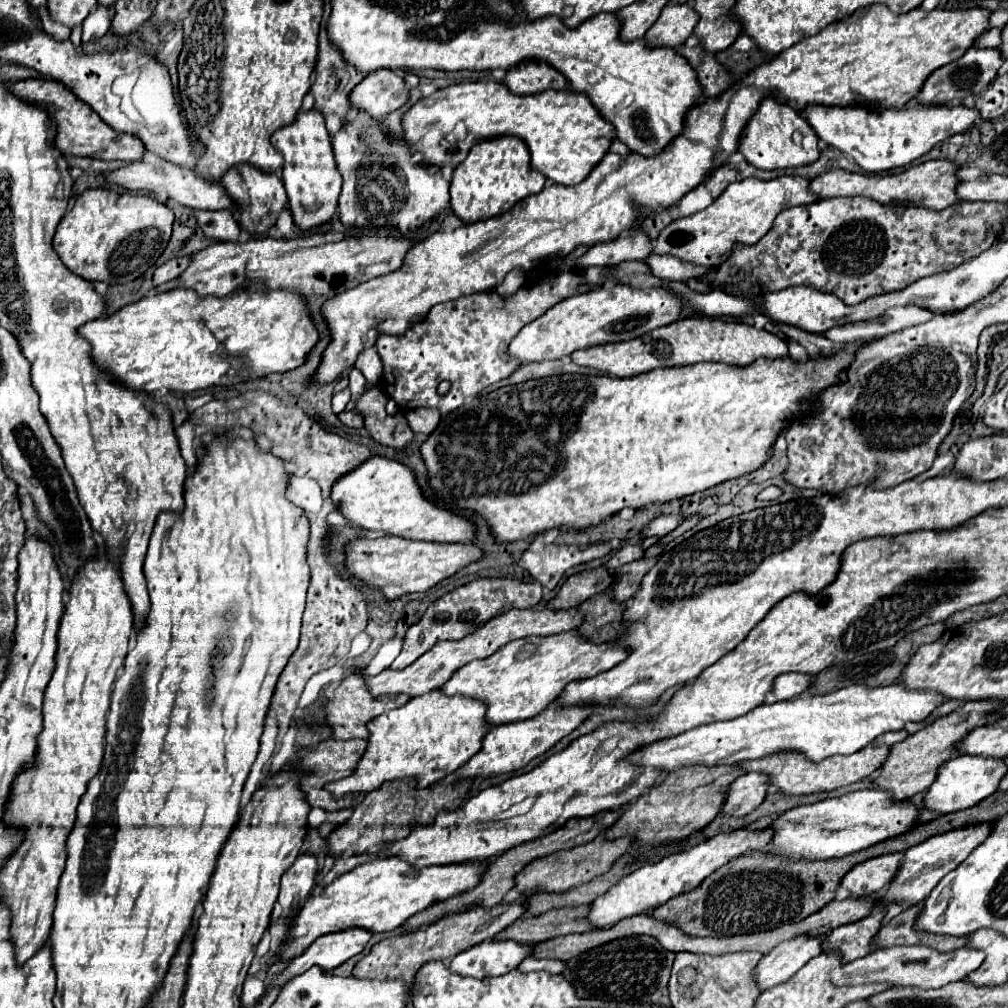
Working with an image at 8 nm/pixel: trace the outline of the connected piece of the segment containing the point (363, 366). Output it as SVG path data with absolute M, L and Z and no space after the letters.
M371 348L371 350L365 350L365 352L359 356L355 368L359 368L359 370L363 372L363 376L367 378L367 382L373 384L373 386L377 386L379 376L383 374L383 366L381 366L379 354L377 354L377 350L373 350L373 348Z

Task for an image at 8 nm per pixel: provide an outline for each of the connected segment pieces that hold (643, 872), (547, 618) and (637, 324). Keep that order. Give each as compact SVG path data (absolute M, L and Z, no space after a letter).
M737 830L731 834L717 834L717 836L693 846L691 850L671 854L657 864L649 864L649 866L643 866L643 868L631 872L627 878L619 880L619 884L609 888L603 896L593 900L587 918L591 920L593 926L607 926L607 924L617 924L619 920L635 916L635 914L651 912L653 908L665 904L669 898L691 892L711 872L715 872L717 868L721 868L729 860L741 856L743 852L763 850L763 844L767 844L769 840L771 840L769 830L759 830L759 832L757 830Z
M545 608L511 610L511 612L505 612L505 614L499 614L497 618L491 618L487 624L483 624L483 628L479 628L479 632L473 632L471 636L465 636L463 640L435 644L429 652L425 652L419 660L415 660L415 664L411 664L403 670L385 668L383 672L379 672L375 676L365 676L363 670L359 668L357 676L361 676L365 680L367 688L371 688L373 696L381 696L381 694L421 696L421 694L427 694L427 692L439 688L457 668L469 664L471 660L491 656L497 648L501 648L503 644L507 644L511 640L519 640L519 638L527 638L527 636L561 634L561 632L567 632L567 630L575 630L581 622L583 622L583 616L577 610L545 610Z
M625 284L601 286L561 300L543 316L527 324L511 340L509 356L517 358L521 364L531 364L543 360L559 360L563 356L571 356L575 350L589 346L627 342L645 336L659 326L675 322L681 316L681 308L683 304L677 300L677 296L671 296L671 292L663 288L633 290Z

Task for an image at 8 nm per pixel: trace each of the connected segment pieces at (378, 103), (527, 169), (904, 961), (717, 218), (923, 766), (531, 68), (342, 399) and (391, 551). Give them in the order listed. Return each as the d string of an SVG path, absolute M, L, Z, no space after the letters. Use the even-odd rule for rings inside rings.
M377 70L367 74L349 94L349 104L355 110L367 112L373 120L381 120L395 108L407 102L407 88L401 76L393 70Z
M501 136L475 144L469 156L455 168L451 180L451 210L455 216L473 224L509 212L521 198L539 194L545 186L545 176L529 166L529 150L517 136Z
M891 946L891 948L879 948L871 954L847 962L839 966L835 972L831 972L829 980L835 986L859 986L859 984L873 984L883 982L891 986L911 986L911 988L941 988L945 984L965 980L967 974L977 970L985 960L985 954L981 950L973 948L959 948L949 954L941 954L927 946Z
M781 176L767 182L757 178L745 178L741 182L733 182L705 210L695 212L687 218L673 220L669 226L665 226L659 238L655 240L651 254L659 256L669 254L683 262L715 268L729 258L729 252L735 242L755 244L761 236L765 236L773 226L775 216L781 210L815 202L817 198L807 190L807 186L809 180L801 176Z
M997 700L967 702L961 710L951 712L943 718L937 718L929 726L925 726L923 730L911 734L907 740L893 744L891 752L887 756L887 762L883 762L881 768L877 770L877 776L873 780L873 788L891 792L895 802L903 802L905 798L911 798L911 796L927 790L931 786L931 782L935 780L935 770L945 760L949 760L951 754L955 752L955 744L973 728L987 724L987 718L995 712L995 708L997 708Z
M521 62L505 76L513 94L541 94L543 90L567 90L567 78L545 62Z
M347 388L341 390L341 392L337 392L337 394L333 396L333 412L335 412L335 414L343 412L345 406L347 406L347 402L349 402L349 398L351 398L351 394L349 394Z
M395 536L385 538L357 538L345 546L345 568L363 584L379 590L387 600L411 592L425 592L447 576L453 576L469 562L479 560L481 550L473 544L441 544L415 542Z

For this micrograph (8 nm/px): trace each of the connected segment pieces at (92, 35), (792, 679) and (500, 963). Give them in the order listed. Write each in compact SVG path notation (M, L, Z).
M97 6L83 22L83 44L89 44L93 40L101 40L109 32L109 24L111 24L109 8Z
M787 672L787 674L775 678L775 684L773 684L771 692L777 700L789 700L789 698L795 698L795 696L803 694L807 690L809 682L811 682L809 674Z
M515 940L505 942L481 942L471 946L469 950L457 954L449 970L461 976L471 978L489 978L489 976L501 976L517 968L519 960L527 958L533 950L533 944L519 944Z

